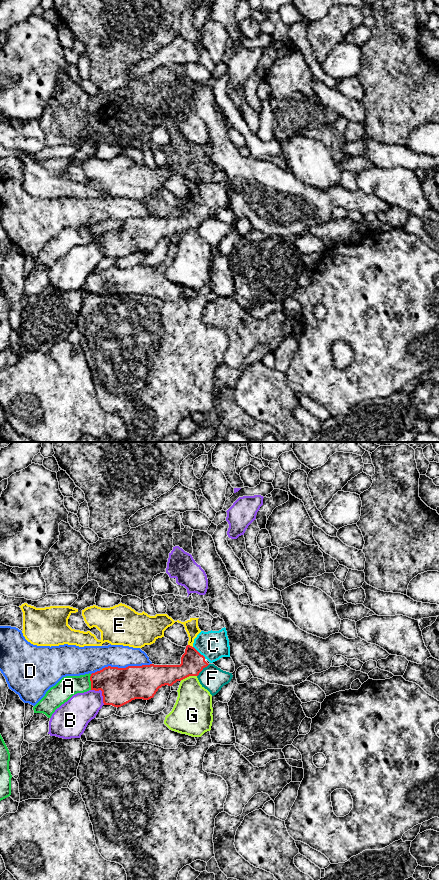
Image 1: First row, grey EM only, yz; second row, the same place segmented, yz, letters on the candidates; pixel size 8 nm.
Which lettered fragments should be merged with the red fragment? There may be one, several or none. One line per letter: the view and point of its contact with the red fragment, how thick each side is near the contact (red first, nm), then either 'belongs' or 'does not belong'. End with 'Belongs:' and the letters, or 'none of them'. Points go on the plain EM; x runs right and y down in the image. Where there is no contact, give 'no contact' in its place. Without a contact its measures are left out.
A: yz (91, 234) | 300/160 nm | does not belong
B: yz (102, 245) | 300/240 nm | does not belong
C: yz (198, 204) | 190/240 nm | belongs
D: yz (121, 220) | 300/200 nm | does not belong
E: yz (189, 197) | 190/110 nm | does not belong
F: yz (202, 221) | 190/200 nm | does not belong
G: yz (188, 228) | 190/300 nm | does not belong
Belongs: C

